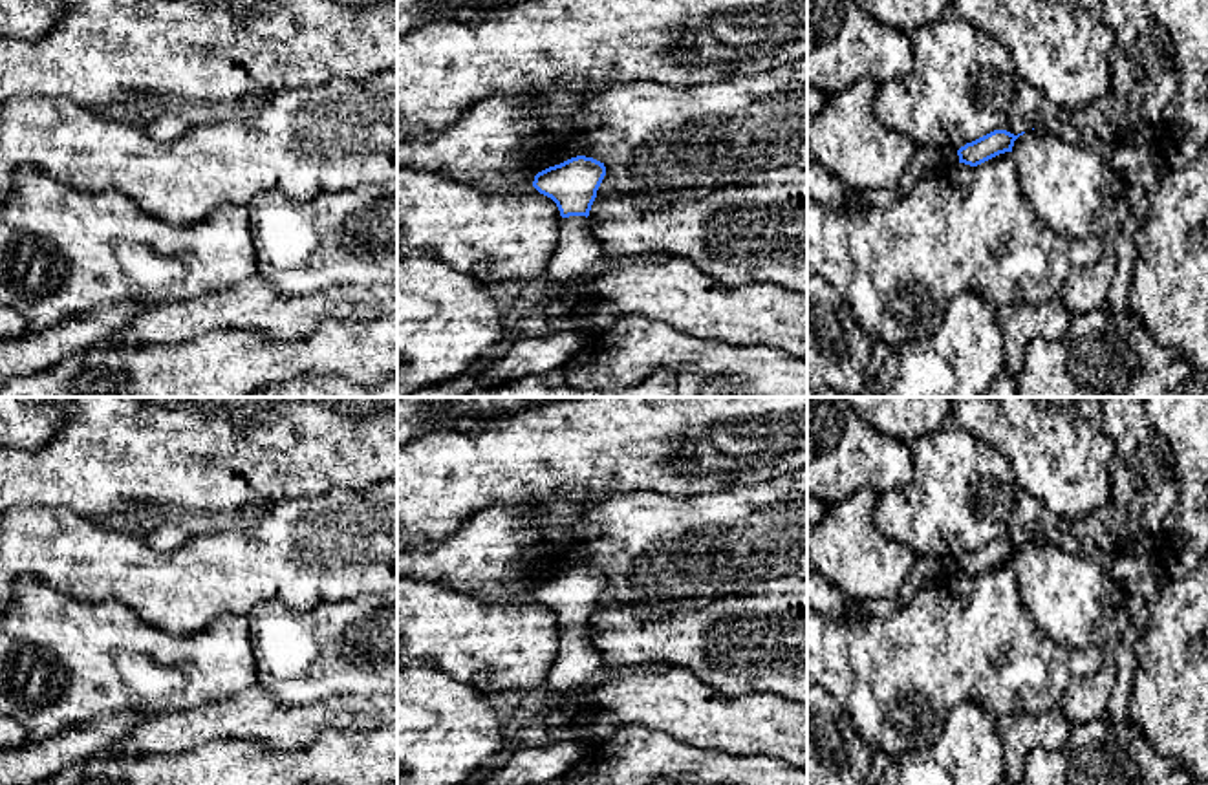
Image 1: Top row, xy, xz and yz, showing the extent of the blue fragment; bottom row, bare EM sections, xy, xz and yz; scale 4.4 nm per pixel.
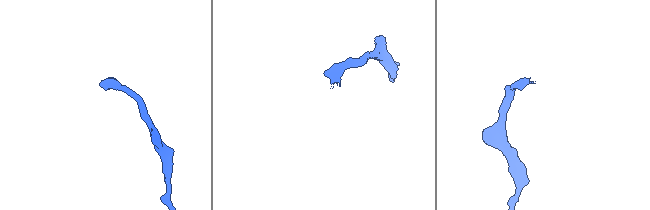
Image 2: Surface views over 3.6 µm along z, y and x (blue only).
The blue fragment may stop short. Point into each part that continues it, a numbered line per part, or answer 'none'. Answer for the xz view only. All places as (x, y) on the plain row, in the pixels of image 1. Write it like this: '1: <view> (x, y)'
1: xz (562, 718)

